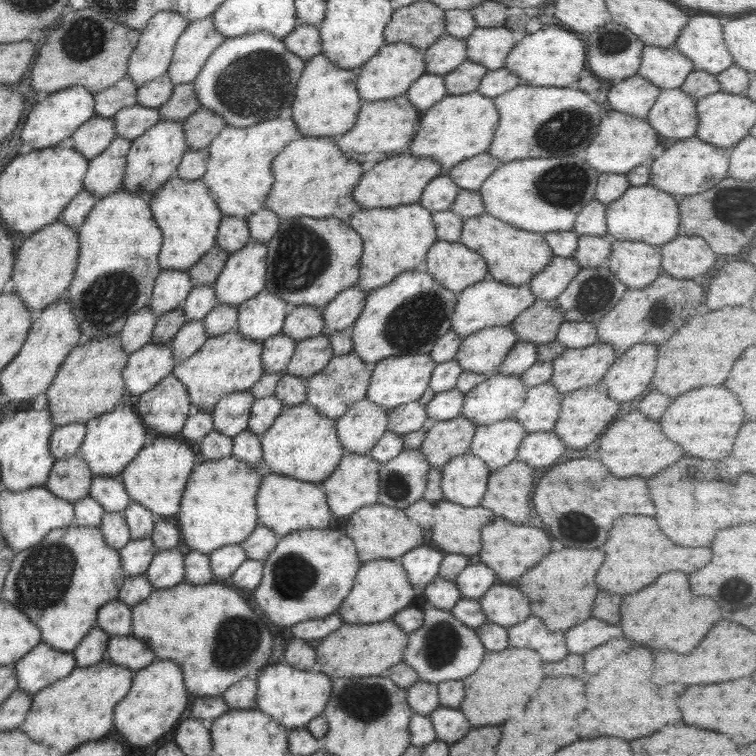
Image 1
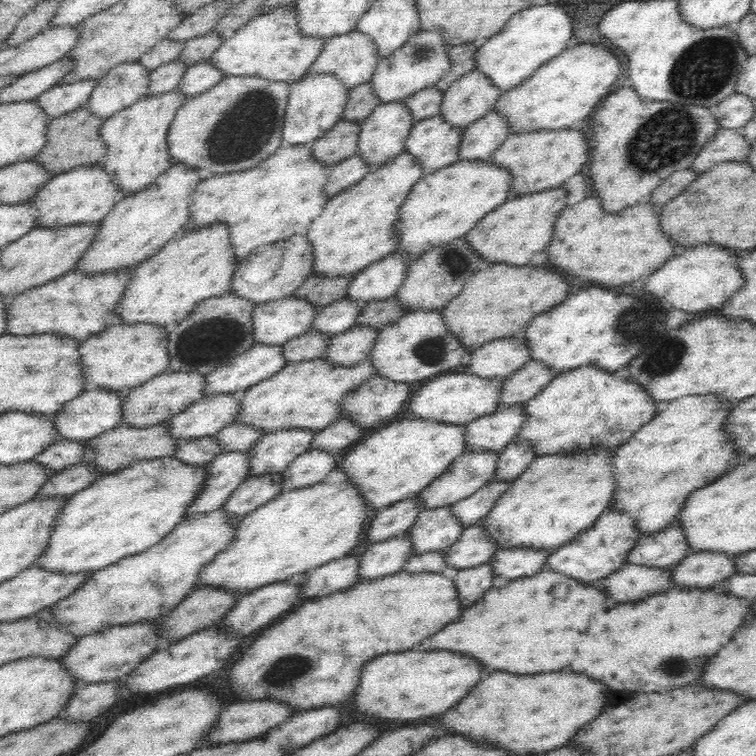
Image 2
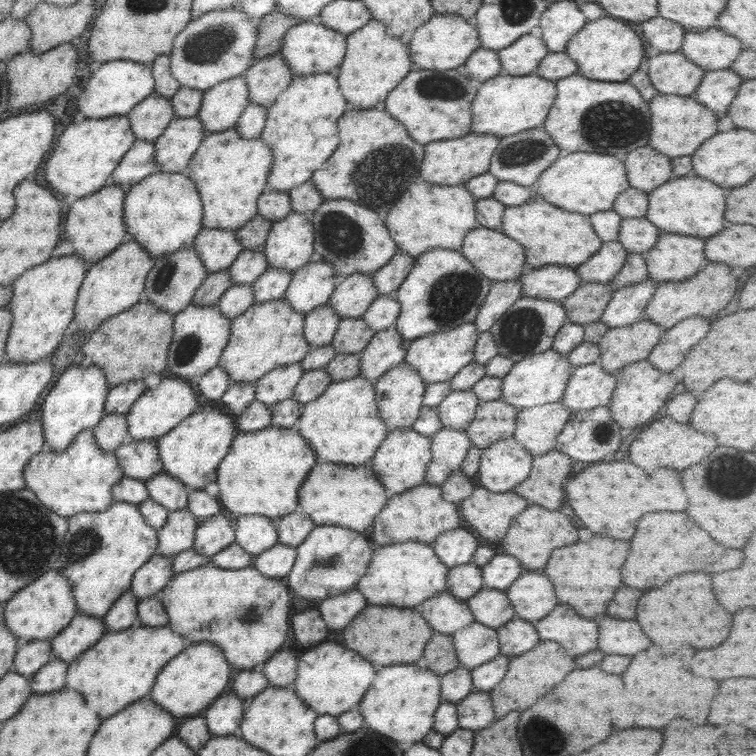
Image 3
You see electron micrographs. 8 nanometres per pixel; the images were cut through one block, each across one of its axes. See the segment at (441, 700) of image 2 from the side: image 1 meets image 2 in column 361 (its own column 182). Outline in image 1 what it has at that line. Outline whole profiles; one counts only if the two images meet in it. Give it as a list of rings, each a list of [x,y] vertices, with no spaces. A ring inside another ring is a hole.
[[[153,661],[133,673],[127,694],[113,707],[113,728],[129,746],[141,748],[166,735],[187,706],[181,670],[173,661]]]

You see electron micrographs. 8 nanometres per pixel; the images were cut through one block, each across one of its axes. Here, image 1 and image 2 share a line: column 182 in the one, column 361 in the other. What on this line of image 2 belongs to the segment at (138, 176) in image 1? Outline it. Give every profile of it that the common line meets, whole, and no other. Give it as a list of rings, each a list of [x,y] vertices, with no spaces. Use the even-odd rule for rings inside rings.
[[[404,100],[380,103],[372,114],[362,121],[356,153],[372,166],[379,167],[405,150],[408,136],[415,124],[412,111]]]

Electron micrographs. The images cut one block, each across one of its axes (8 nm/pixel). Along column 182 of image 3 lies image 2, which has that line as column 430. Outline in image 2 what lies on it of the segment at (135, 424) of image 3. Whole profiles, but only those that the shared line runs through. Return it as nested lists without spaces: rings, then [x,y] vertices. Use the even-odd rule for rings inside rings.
[[[474,373],[440,375],[415,390],[410,400],[410,414],[416,418],[428,419],[452,425],[468,425],[480,418],[498,412],[502,407],[502,392],[506,379],[486,379]]]

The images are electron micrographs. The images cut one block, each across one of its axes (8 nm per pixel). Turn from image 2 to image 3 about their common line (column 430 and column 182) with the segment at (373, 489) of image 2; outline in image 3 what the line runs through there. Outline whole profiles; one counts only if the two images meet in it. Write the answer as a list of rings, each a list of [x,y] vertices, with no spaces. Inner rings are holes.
[[[213,406],[201,408],[155,440],[157,458],[162,464],[161,472],[176,478],[189,490],[203,489],[207,483],[214,482],[217,465],[227,455],[229,445],[238,432],[234,416]]]

